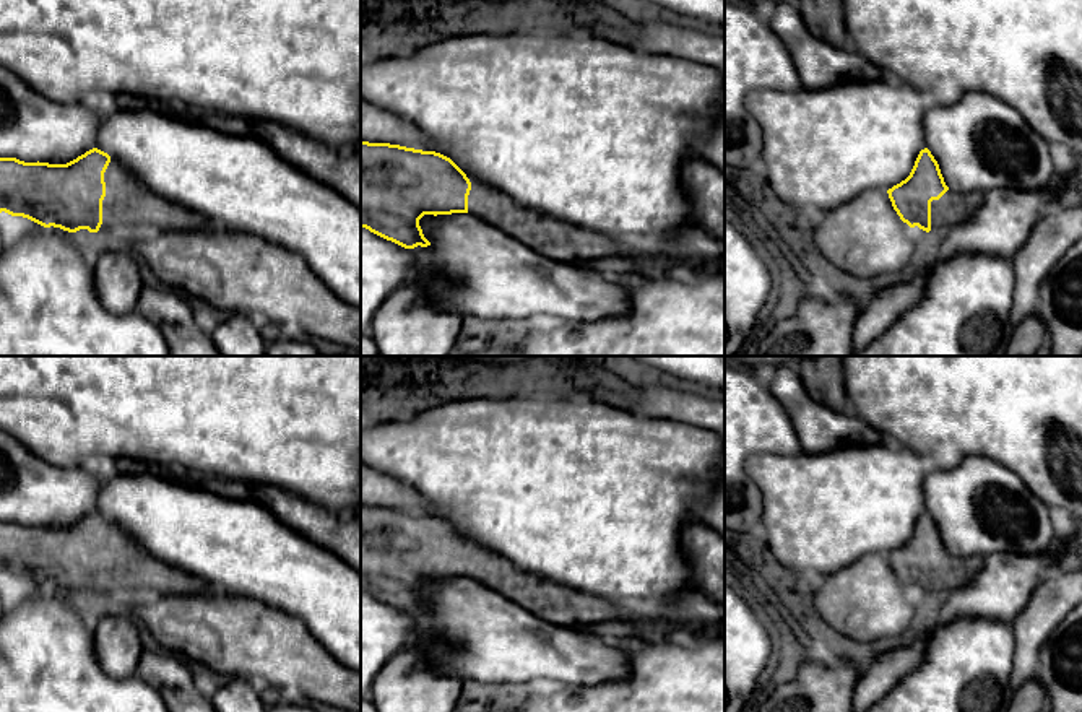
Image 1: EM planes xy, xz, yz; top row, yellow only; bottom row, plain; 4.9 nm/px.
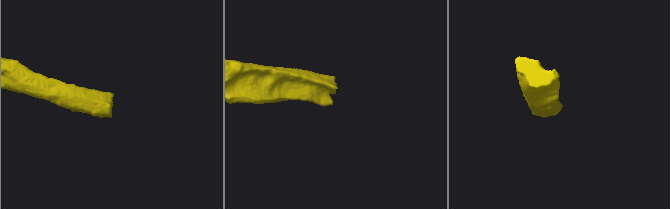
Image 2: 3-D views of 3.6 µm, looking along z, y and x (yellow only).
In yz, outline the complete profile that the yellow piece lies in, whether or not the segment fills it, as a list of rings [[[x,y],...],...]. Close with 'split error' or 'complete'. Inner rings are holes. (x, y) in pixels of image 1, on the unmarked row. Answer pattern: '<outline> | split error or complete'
[[[928,512],[920,515],[910,540],[887,558],[900,584],[926,597],[942,597],[963,587],[978,574],[985,559],[950,554]]] | split error

